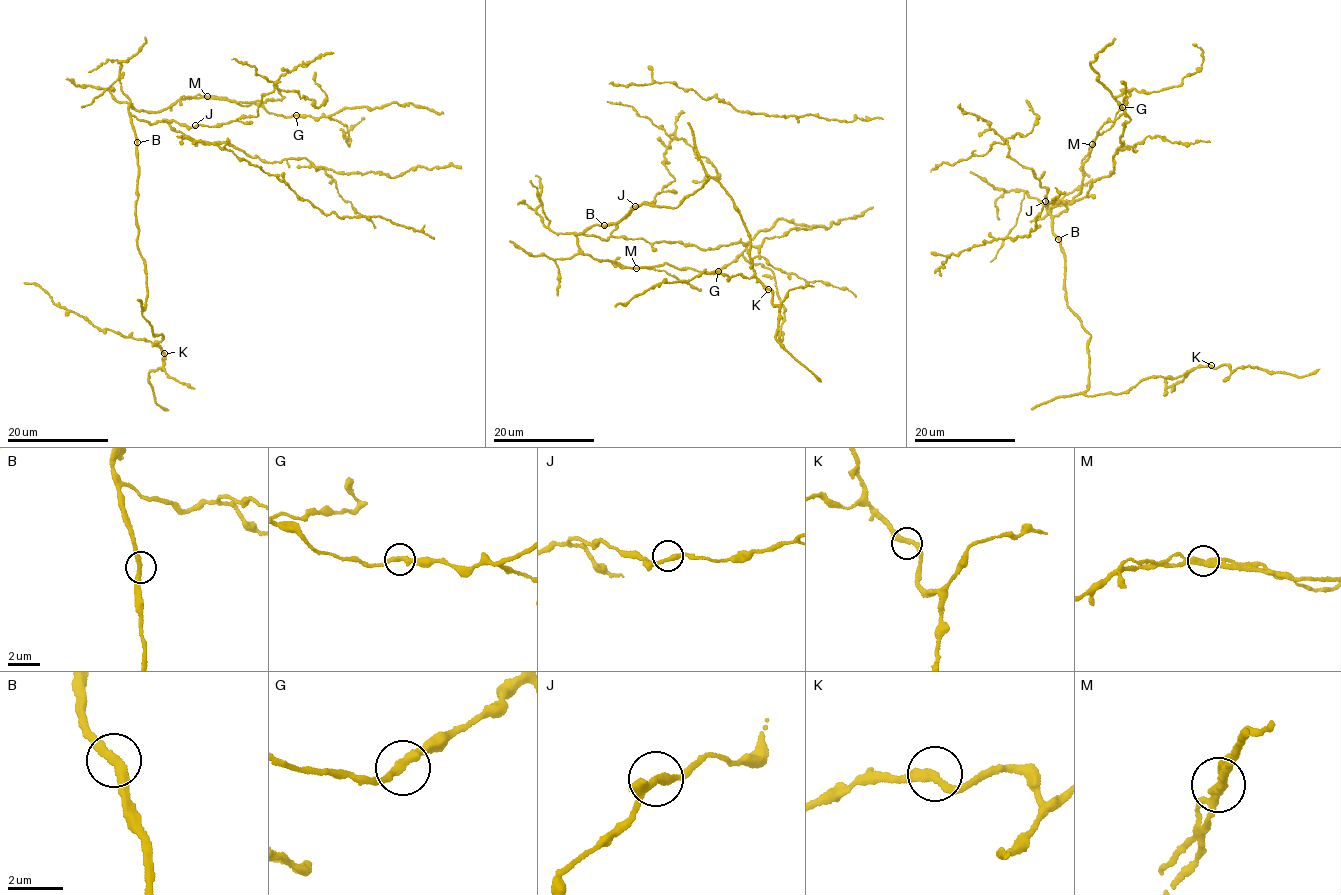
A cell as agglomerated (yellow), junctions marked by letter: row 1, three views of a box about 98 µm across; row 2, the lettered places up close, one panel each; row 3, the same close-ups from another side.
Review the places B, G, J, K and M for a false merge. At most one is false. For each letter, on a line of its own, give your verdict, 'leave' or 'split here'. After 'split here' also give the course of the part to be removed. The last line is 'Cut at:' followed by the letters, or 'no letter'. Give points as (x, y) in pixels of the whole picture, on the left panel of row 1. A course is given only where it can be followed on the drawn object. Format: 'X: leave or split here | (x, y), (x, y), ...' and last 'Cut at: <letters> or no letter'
B: leave
G: leave
J: leave
K: leave
M: leave
Cut at: no letter

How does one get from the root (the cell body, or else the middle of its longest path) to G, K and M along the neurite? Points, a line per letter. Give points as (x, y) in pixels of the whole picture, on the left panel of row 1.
G: (195, 127), (145, 122), (132, 115), (129, 106), (156, 113), (181, 100), (200, 97), (296, 115)
K: (195, 127), (131, 117), (147, 292), (142, 313), (154, 335), (163, 337), (154, 346), (164, 353)
M: (195, 127), (185, 127), (173, 120), (145, 122), (132, 115), (129, 106), (156, 113), (186, 98), (207, 96)

